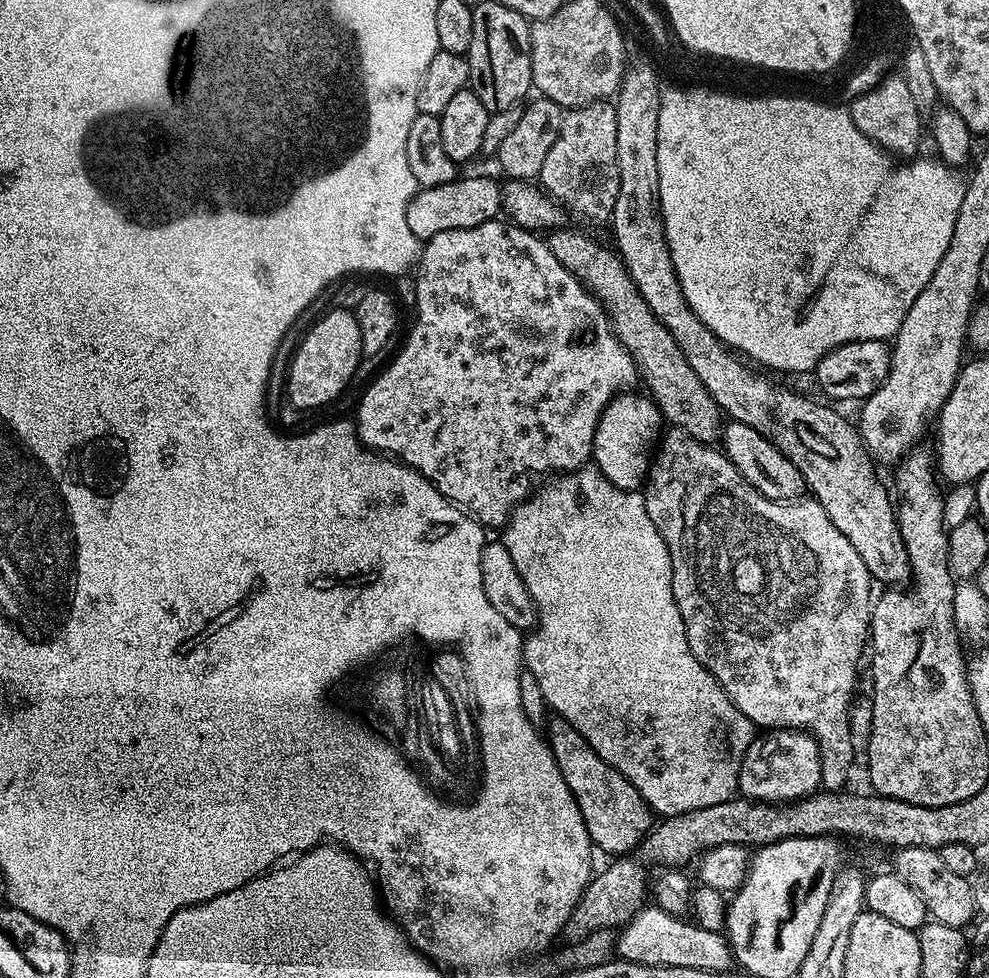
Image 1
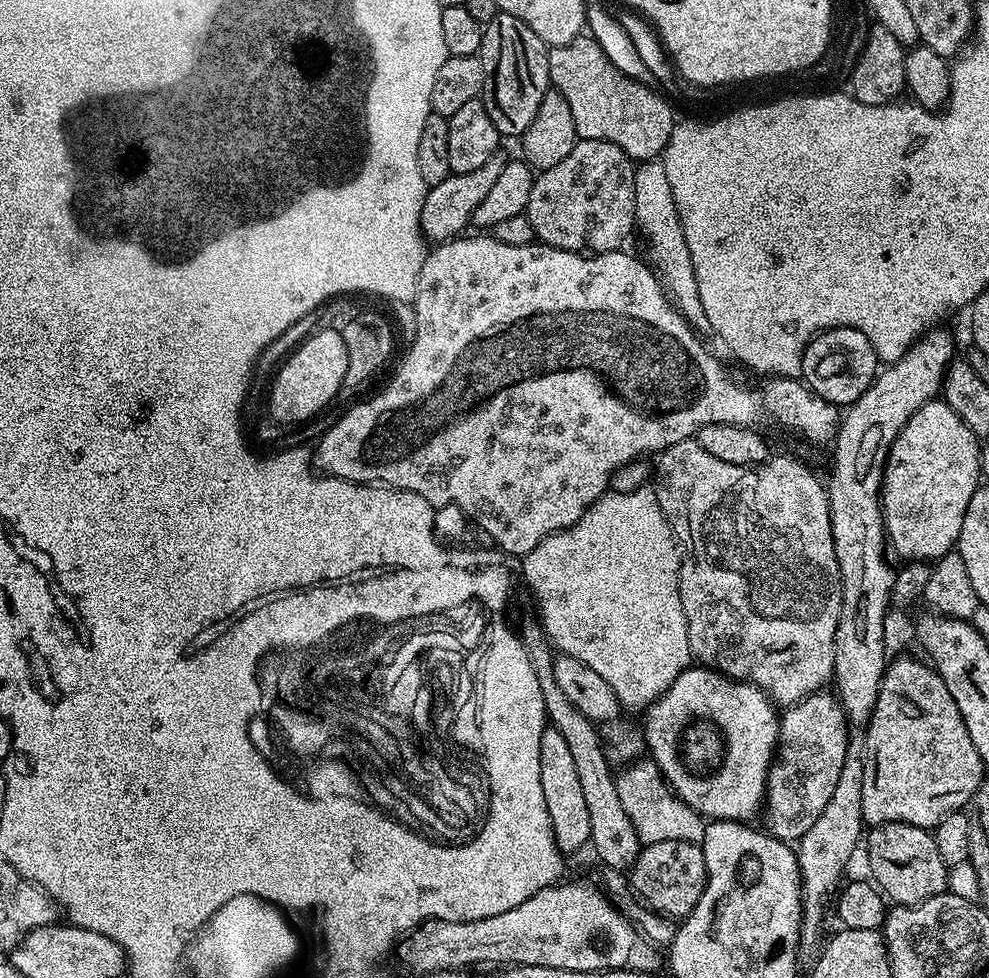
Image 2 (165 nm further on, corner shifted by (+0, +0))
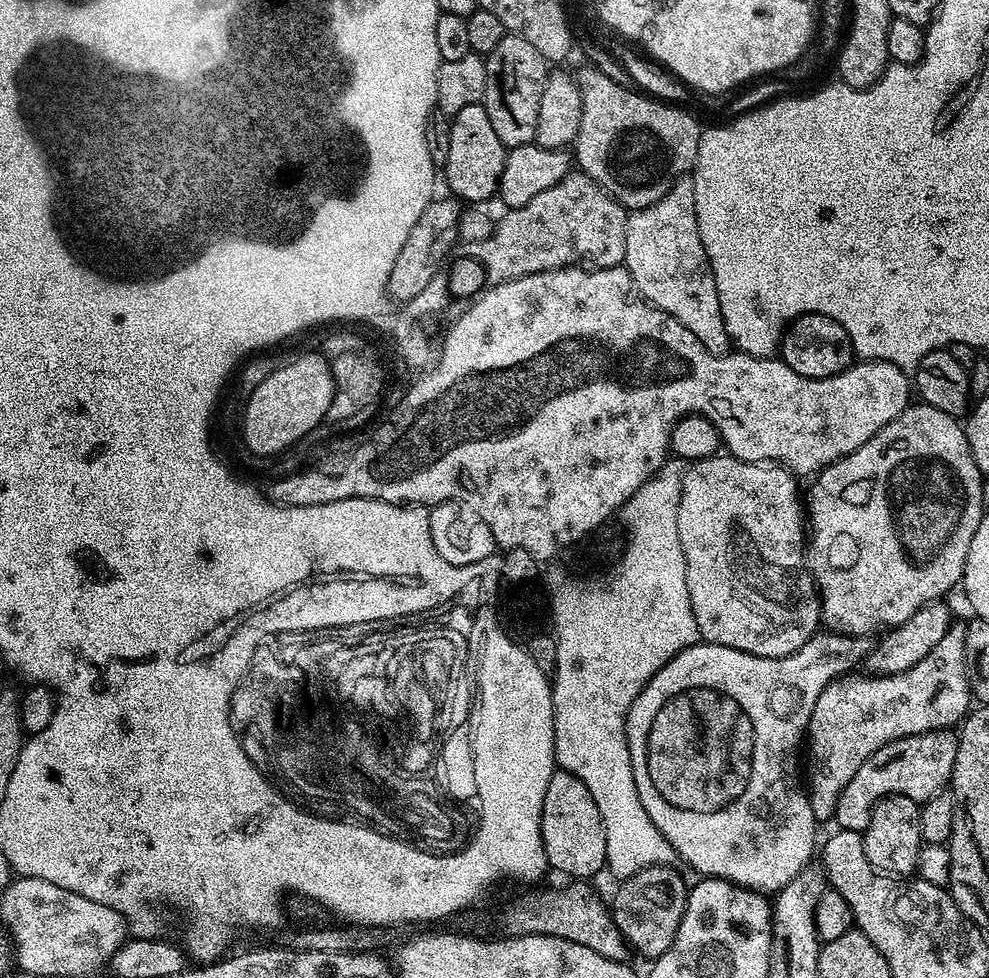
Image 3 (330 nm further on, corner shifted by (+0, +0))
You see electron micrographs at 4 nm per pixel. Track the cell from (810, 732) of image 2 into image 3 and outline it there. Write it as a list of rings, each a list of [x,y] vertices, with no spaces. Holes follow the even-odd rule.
[[[960,622],[948,627],[942,642],[938,642],[918,666],[893,676],[863,675],[830,681],[822,694],[818,694],[814,714],[810,714],[806,733],[806,784],[810,789],[808,801],[820,822],[835,817],[840,791],[858,774],[858,766],[862,766],[866,758],[895,740],[959,725],[973,703],[966,670],[966,630]]]

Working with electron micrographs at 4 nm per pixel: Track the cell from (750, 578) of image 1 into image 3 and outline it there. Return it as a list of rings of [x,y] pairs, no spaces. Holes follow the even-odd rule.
[[[717,454],[687,465],[684,479],[680,481],[680,501],[678,502],[678,542],[682,542],[682,554],[686,558],[686,590],[690,594],[690,606],[694,610],[694,622],[698,622],[700,640],[705,644],[730,646],[755,656],[789,656],[808,643],[822,624],[820,615],[820,594],[816,591],[816,581],[808,571],[806,563],[806,508],[802,503],[802,492],[796,489],[797,477],[778,464],[765,462],[755,464],[739,460],[731,454]]]

